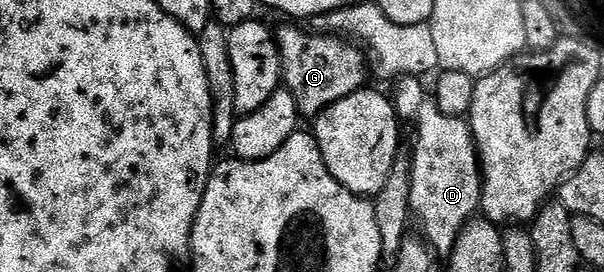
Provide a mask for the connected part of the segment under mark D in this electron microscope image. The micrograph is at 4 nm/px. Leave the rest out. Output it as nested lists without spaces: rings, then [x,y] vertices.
[[[416,76],[398,79],[397,93],[392,93],[391,99],[398,117],[402,121],[410,120],[417,131],[417,141],[411,151],[412,215],[421,223],[420,231],[434,253],[448,254],[453,251],[461,231],[480,213],[481,158],[468,119],[443,114],[433,100],[432,91],[421,84],[424,83]]]

